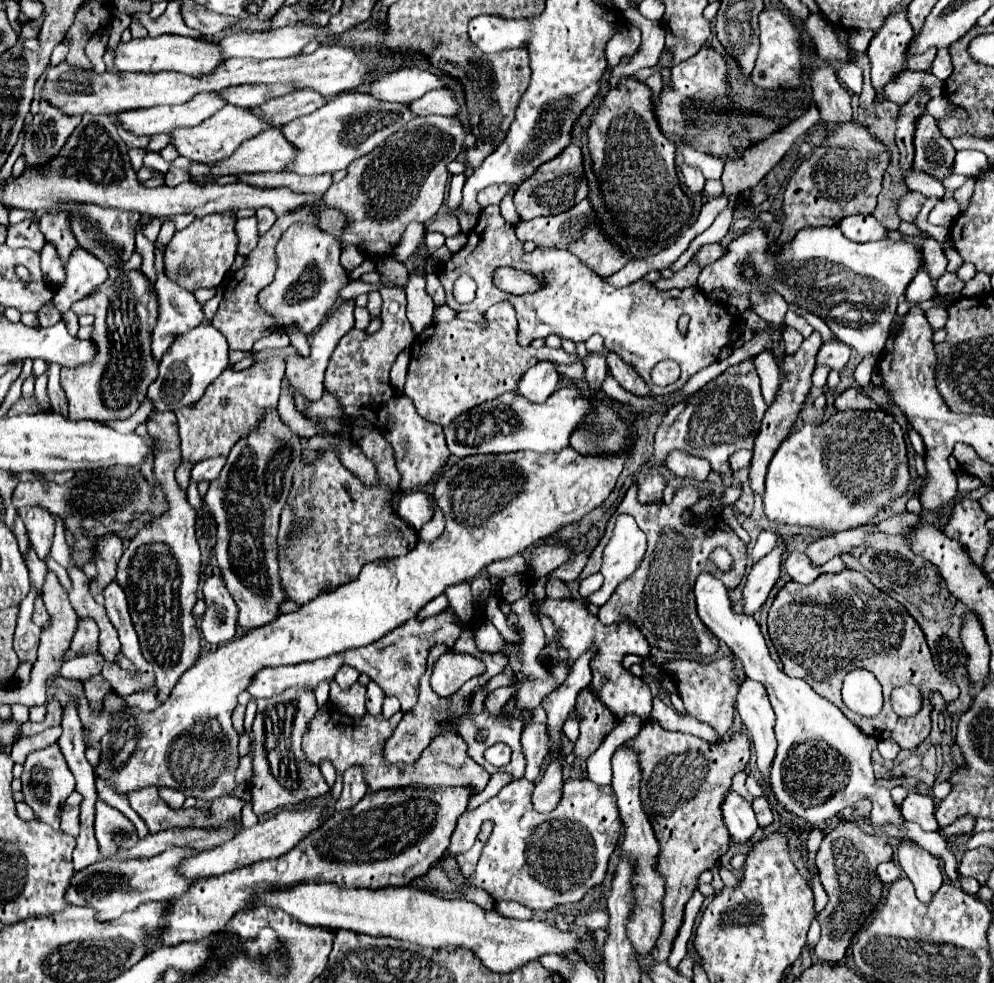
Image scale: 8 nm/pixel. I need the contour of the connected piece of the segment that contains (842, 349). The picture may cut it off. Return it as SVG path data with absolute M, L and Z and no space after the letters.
M833 336L829 342L821 346L817 354L817 364L825 364L833 370L841 370L849 362L849 354L851 354L851 348Z

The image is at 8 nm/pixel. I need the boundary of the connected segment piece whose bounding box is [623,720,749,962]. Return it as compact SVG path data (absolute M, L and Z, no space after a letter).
M647 720L641 732L623 746L633 748L641 760L641 804L661 844L657 868L665 876L667 888L663 930L651 956L657 962L665 962L683 922L683 908L697 888L699 874L711 870L729 850L731 838L721 816L721 800L731 788L731 778L743 772L749 762L749 736L733 732L717 744L709 744L691 734L663 730L657 722Z

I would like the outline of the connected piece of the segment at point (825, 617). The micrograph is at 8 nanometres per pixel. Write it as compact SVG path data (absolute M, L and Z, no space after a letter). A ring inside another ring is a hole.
M845 568L837 574L823 574L809 586L787 582L773 600L767 628L783 662L783 672L791 678L807 680L807 684L817 690L819 696L841 708L841 712L845 712L855 726L875 740L893 738L903 750L911 750L919 746L931 732L931 700L923 702L923 708L917 716L899 718L891 710L889 702L889 694L895 686L919 684L923 698L931 698L931 692L939 692L945 702L959 698L957 684L937 672L925 642L925 634L917 622L897 600L877 590L863 574L855 570ZM853 668L869 670L883 686L883 710L873 718L851 712L841 700L843 678Z

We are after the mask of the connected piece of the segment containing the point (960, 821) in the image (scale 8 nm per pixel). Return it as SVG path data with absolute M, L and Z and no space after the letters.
M963 816L963 818L957 818L953 824L949 824L949 826L941 828L941 830L939 830L939 834L941 834L943 838L949 838L949 836L953 836L953 834L971 832L971 830L973 830L973 826L975 826L975 818L971 818L971 816Z

